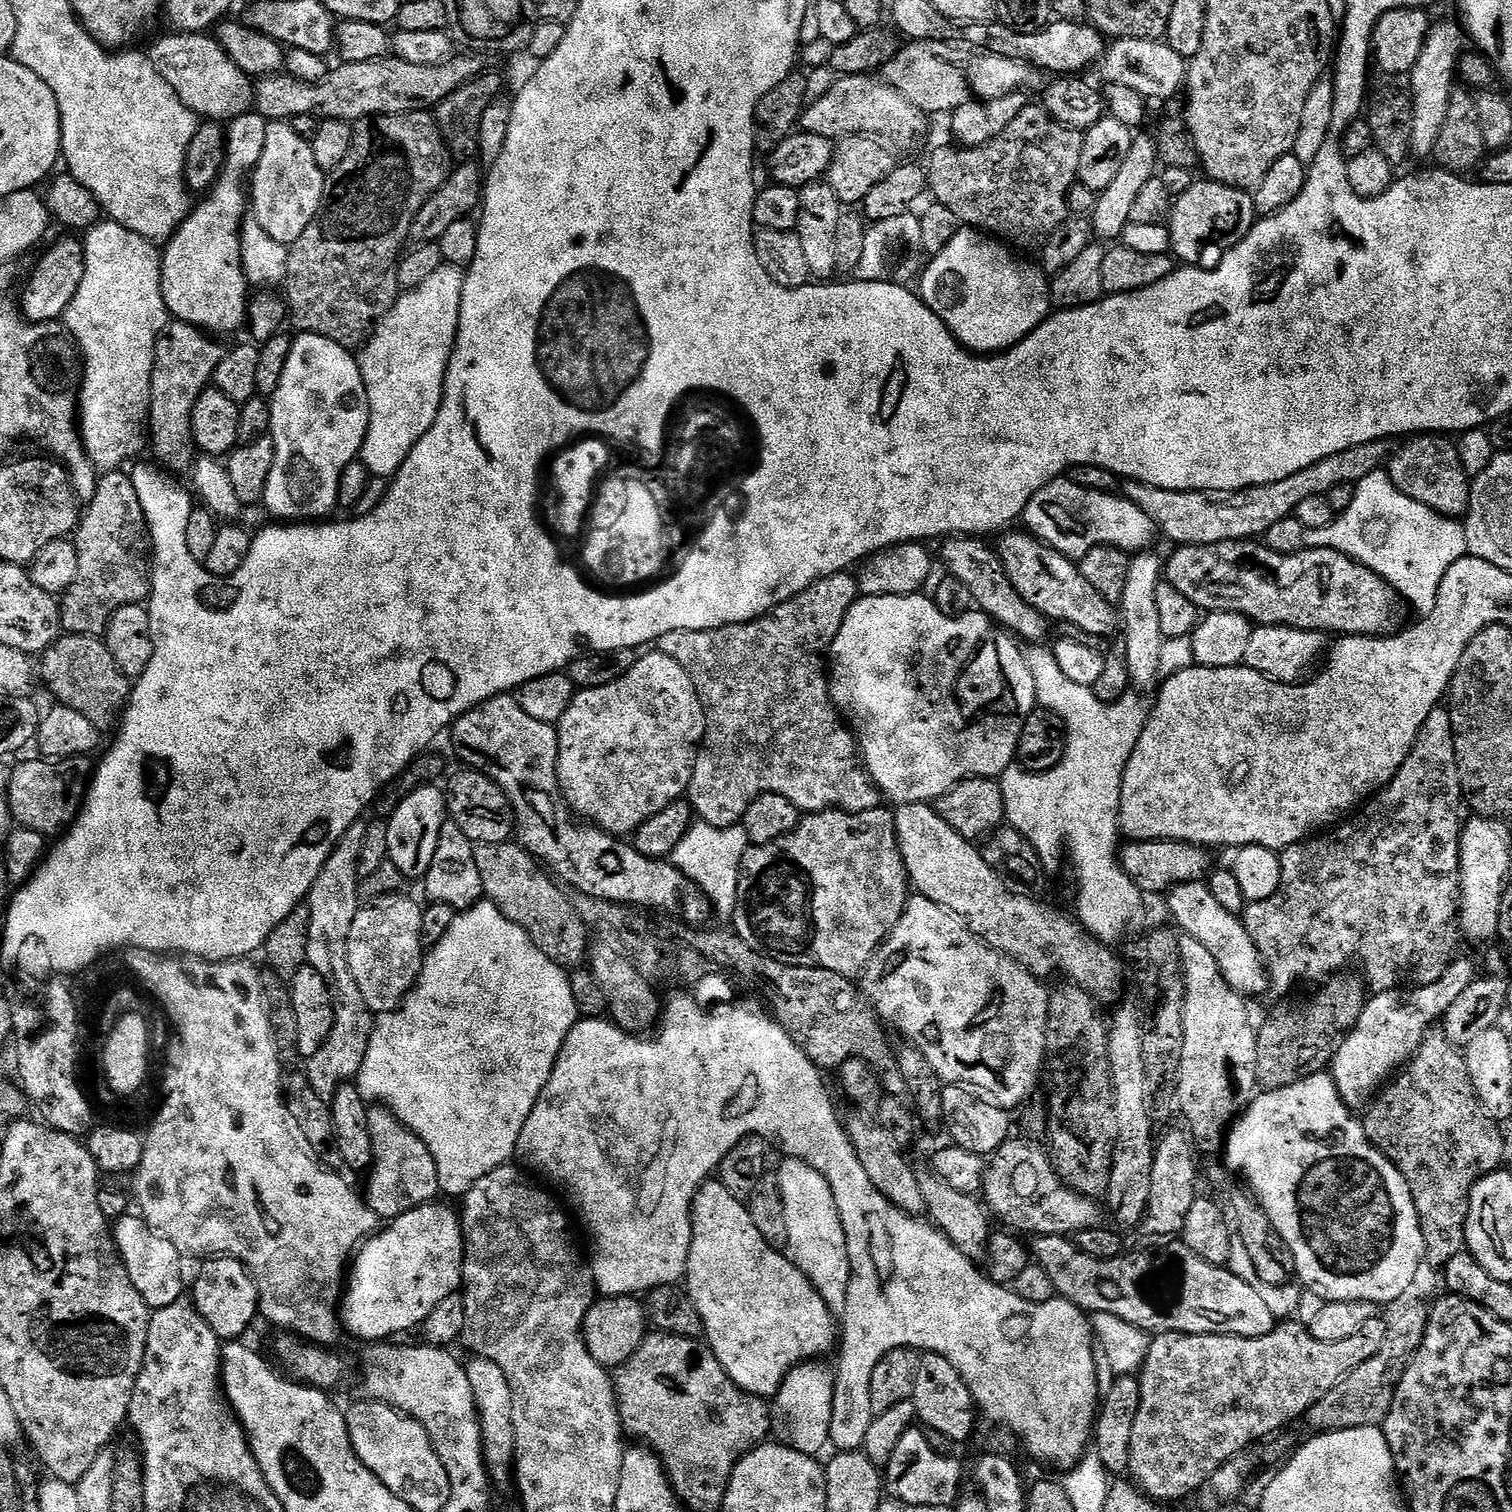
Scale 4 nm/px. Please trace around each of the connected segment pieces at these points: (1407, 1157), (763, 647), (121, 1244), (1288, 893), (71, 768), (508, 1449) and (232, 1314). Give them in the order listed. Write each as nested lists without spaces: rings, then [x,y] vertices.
[[[1433,1031],[1425,1036],[1420,1049],[1404,1065],[1399,1075],[1371,1101],[1364,1114],[1362,1123],[1366,1138],[1399,1170],[1410,1186],[1420,1219],[1427,1263],[1437,1266],[1448,1264],[1450,1258],[1464,1248],[1464,1219],[1468,1213],[1468,1195],[1472,1193],[1473,1186],[1504,1164],[1501,1125],[1480,1105],[1480,1099],[1472,1088],[1472,1080],[1468,1077],[1465,1053],[1450,1043],[1443,1031]]]
[[[847,571],[835,572],[821,580],[816,580],[806,590],[802,590],[794,598],[782,602],[776,608],[757,620],[748,620],[744,624],[727,624],[721,628],[702,630],[670,630],[670,634],[662,634],[658,641],[658,651],[674,658],[686,674],[690,674],[690,682],[694,682],[694,690],[702,702],[704,711],[704,735],[700,745],[700,752],[696,755],[696,765],[692,771],[692,781],[686,793],[686,799],[692,805],[692,811],[703,823],[715,828],[735,828],[743,821],[746,810],[754,798],[769,792],[782,794],[782,798],[790,798],[794,806],[801,813],[827,812],[839,810],[841,812],[865,812],[871,808],[879,808],[882,804],[882,795],[873,784],[871,777],[862,767],[861,757],[858,755],[855,735],[846,727],[836,707],[832,705],[832,696],[828,693],[828,677],[826,675],[826,661],[832,651],[832,643],[842,630],[842,622],[850,610],[850,606],[858,599],[858,580],[855,575]]]
[[[136,1214],[124,1215],[115,1221],[114,1235],[120,1260],[126,1266],[126,1274],[130,1274],[134,1290],[142,1294],[149,1309],[165,1308],[185,1295],[186,1280],[184,1284],[184,1272],[180,1269],[180,1251],[170,1242],[166,1242],[166,1238],[155,1232],[143,1218]]]
[[[1438,706],[1434,710],[1430,710],[1430,714],[1426,714],[1426,722],[1422,722],[1422,730],[1418,730],[1418,738],[1414,742],[1410,754],[1402,762],[1402,766],[1397,772],[1392,775],[1392,781],[1379,789],[1359,811],[1349,815],[1343,822],[1337,823],[1331,830],[1325,831],[1323,834],[1313,835],[1307,840],[1301,840],[1299,844],[1292,844],[1283,849],[1279,853],[1282,882],[1278,886],[1278,890],[1274,894],[1270,894],[1270,898],[1266,898],[1262,902],[1251,902],[1245,907],[1242,913],[1244,925],[1254,942],[1254,946],[1260,951],[1260,957],[1265,962],[1271,983],[1275,987],[1277,984],[1280,988],[1288,988],[1291,984],[1298,983],[1299,980],[1317,980],[1316,982],[1320,982],[1333,974],[1340,974],[1351,969],[1348,968],[1351,964],[1357,964],[1360,967],[1358,972],[1363,983],[1373,993],[1411,990],[1437,984],[1446,974],[1448,967],[1453,964],[1454,957],[1457,955],[1455,952],[1456,936],[1458,937],[1460,833],[1462,831],[1460,804],[1462,808],[1460,775],[1458,774],[1458,762],[1454,750],[1454,730],[1447,707]]]
[[[77,756],[75,759],[59,762],[35,759],[11,769],[8,777],[8,808],[19,827],[43,832],[48,838],[56,838],[71,828],[76,819],[82,801],[88,795],[94,764],[88,756]]]
[[[472,1356],[467,1361],[466,1367],[470,1378],[470,1390],[476,1399],[476,1413],[480,1419],[480,1437],[484,1443],[484,1463],[488,1466],[488,1475],[497,1485],[509,1483],[510,1465],[516,1459],[516,1439],[514,1438],[514,1402],[512,1401],[512,1391],[510,1382],[506,1374],[502,1374],[502,1366],[490,1362],[481,1356]]]
[[[213,1256],[205,1259],[196,1276],[196,1281],[190,1284],[190,1302],[198,1310],[214,1330],[214,1334],[222,1342],[236,1342],[255,1320],[258,1320],[260,1295],[254,1278],[248,1272],[248,1267],[241,1260],[232,1256]]]

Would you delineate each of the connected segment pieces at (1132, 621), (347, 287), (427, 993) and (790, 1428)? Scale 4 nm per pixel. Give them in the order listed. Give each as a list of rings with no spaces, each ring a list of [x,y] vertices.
[[[1145,550],[1133,555],[1128,562],[1126,590],[1118,605],[1118,616],[1122,621],[1122,637],[1126,642],[1126,662],[1133,685],[1148,684],[1160,672],[1160,654],[1164,645],[1162,629],[1158,627],[1158,608],[1154,603],[1154,590],[1162,582],[1162,560]]]
[[[431,111],[355,121],[350,154],[342,158],[342,166],[327,173],[320,213],[288,250],[286,312],[297,333],[318,334],[349,350],[359,349],[365,343],[374,325],[402,295],[396,266],[405,251],[404,243],[409,243],[418,210],[422,210],[424,203],[447,182],[453,171],[454,157],[444,144]]]
[[[484,898],[473,908],[463,909],[456,915],[454,922],[450,922],[450,930],[446,930],[442,939],[425,955],[416,985],[409,990],[399,1008],[383,1013],[373,1023],[370,1040],[366,1046],[366,1056],[360,1067],[360,1073],[355,1078],[355,1086],[364,1100],[376,1106],[389,1108],[411,1132],[418,1134],[418,1138],[426,1142],[434,1158],[434,1166],[438,1166],[438,1182],[445,1197],[448,1195],[462,1198],[472,1189],[474,1182],[478,1182],[478,1178],[486,1178],[490,1170],[500,1168],[515,1157],[518,1134],[522,1134],[522,1126],[526,1126],[526,1118],[530,1118],[530,1110],[534,1110],[536,1100],[542,1094],[554,1070],[554,1062],[578,1019],[568,977],[569,973],[565,969],[550,962],[550,958],[546,958],[546,954],[542,954],[542,950],[534,946],[530,934],[526,934],[522,926],[507,920],[502,910],[498,910],[498,906],[494,906],[491,900]]]
[[[805,1362],[788,1372],[779,1390],[773,1396],[771,1420],[773,1439],[788,1448],[815,1457],[829,1445],[831,1411],[833,1409],[833,1373],[818,1362]]]

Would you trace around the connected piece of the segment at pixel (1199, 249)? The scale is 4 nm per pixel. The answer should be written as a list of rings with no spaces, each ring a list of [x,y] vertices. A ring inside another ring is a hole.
[[[1197,179],[1187,185],[1184,192],[1175,197],[1172,214],[1168,217],[1171,255],[1181,265],[1196,266],[1201,263],[1204,251],[1213,244],[1219,250],[1233,248],[1242,238],[1250,234],[1253,224],[1258,219],[1256,201],[1245,189],[1231,188],[1217,180]],[[1200,180],[1200,181],[1199,181]]]

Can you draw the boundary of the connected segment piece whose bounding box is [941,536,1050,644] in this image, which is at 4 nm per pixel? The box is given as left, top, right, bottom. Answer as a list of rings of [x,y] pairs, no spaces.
[[[969,536],[945,539],[941,543],[943,544],[942,560],[947,568],[945,571],[958,578],[964,586],[969,587],[975,607],[987,614],[999,627],[1012,633],[1021,641],[1026,640],[1024,642],[1028,644],[1045,641],[1042,639],[1050,628],[1049,623],[1014,590],[1009,580],[1005,578],[999,555],[984,543],[986,542]]]

